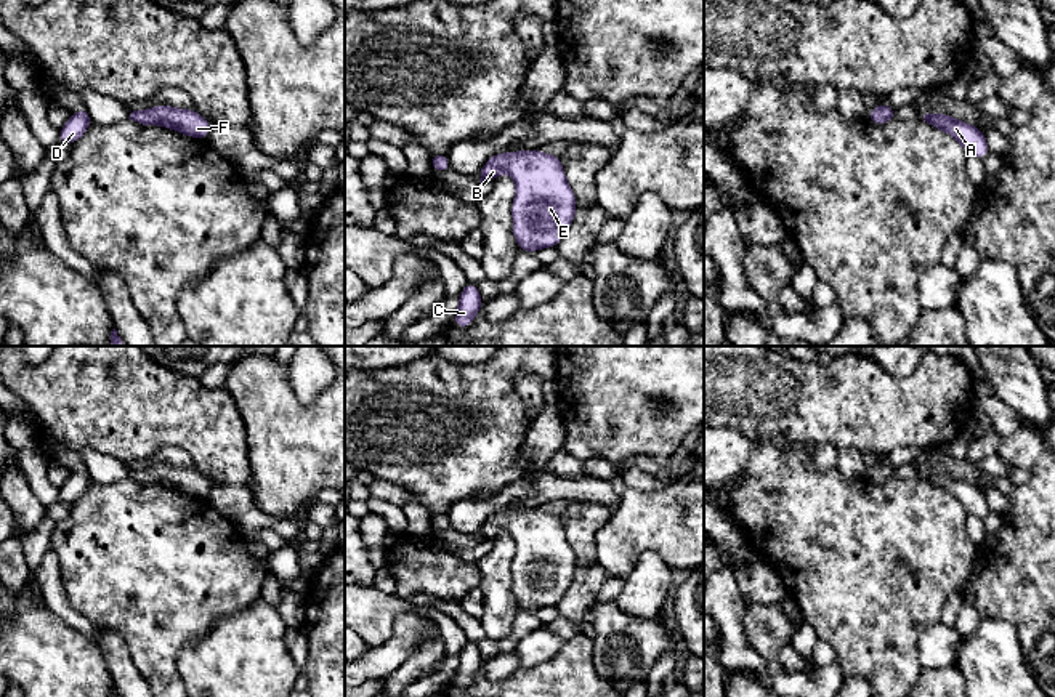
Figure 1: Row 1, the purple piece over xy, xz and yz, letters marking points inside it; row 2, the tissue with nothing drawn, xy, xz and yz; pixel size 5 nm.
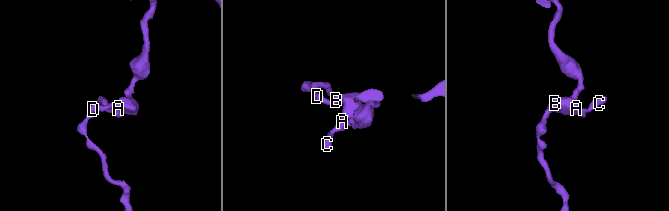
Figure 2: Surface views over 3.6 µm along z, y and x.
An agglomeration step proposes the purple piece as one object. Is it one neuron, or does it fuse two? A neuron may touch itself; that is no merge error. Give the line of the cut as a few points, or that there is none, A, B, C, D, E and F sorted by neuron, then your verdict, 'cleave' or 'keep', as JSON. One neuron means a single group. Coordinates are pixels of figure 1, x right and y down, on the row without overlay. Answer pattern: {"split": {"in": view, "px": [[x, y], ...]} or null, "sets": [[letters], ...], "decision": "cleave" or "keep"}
{"split": null, "sets": [["A", "B", "C", "D", "E", "F"]], "decision": "keep"}

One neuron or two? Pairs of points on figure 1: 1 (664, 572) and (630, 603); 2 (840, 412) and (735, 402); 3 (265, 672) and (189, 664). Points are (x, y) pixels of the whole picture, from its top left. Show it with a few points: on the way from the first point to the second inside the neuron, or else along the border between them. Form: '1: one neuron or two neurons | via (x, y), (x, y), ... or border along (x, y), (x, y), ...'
1: one neuron | via (656, 577), (638, 595)
2: one neuron | via (815, 404), (760, 402)
3: one neuron | via (246, 672), (230, 672), (209, 665)

